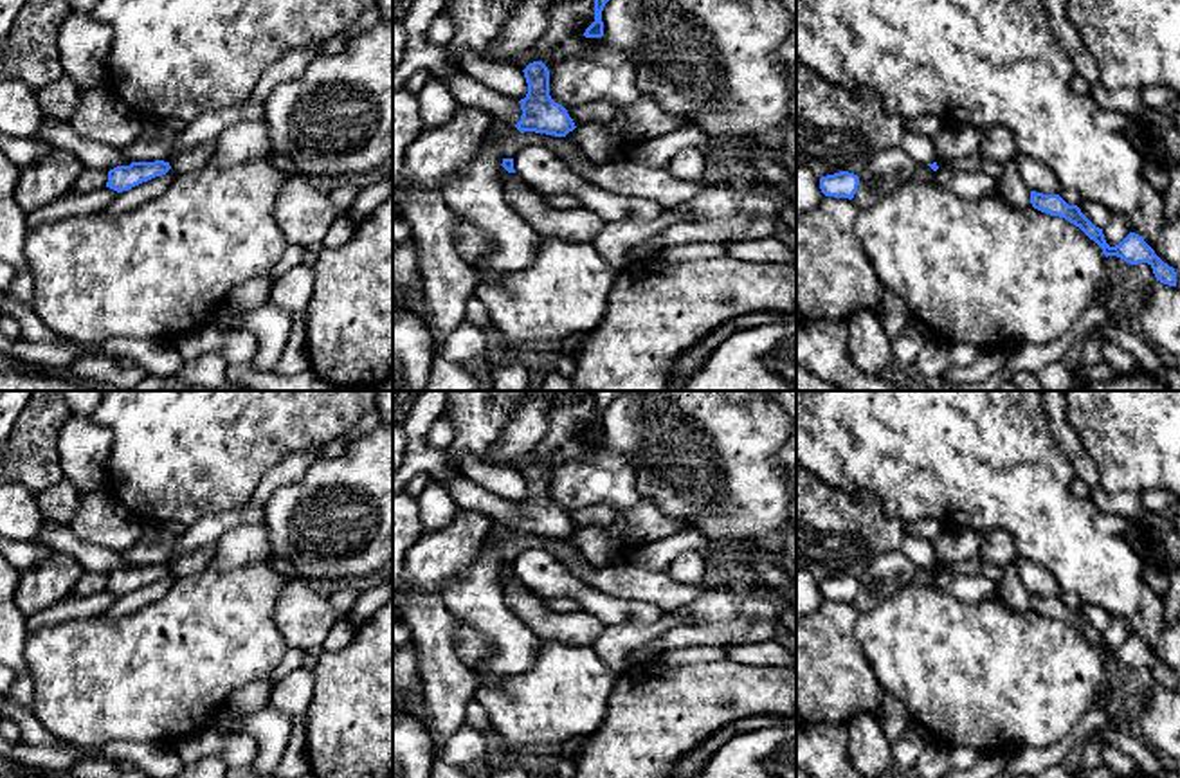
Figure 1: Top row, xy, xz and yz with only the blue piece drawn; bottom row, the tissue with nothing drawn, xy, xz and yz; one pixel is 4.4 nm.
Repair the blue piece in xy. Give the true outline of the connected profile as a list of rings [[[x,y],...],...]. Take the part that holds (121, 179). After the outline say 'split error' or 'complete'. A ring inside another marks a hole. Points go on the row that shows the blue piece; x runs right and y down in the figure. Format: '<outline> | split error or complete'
[[[132,162],[130,166],[117,166],[108,171],[106,187],[123,193],[155,176],[162,176],[171,169],[169,162]]] | complete

